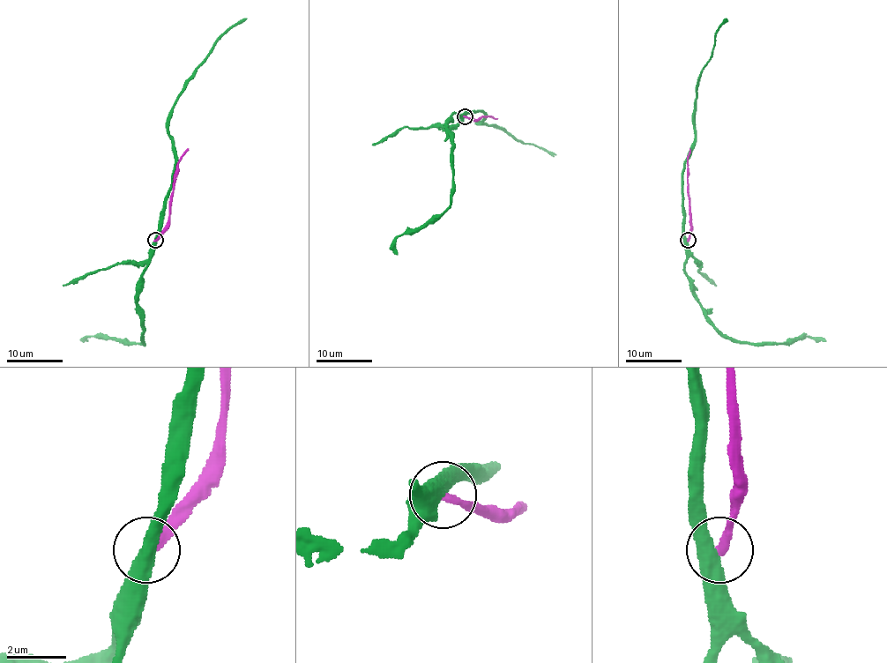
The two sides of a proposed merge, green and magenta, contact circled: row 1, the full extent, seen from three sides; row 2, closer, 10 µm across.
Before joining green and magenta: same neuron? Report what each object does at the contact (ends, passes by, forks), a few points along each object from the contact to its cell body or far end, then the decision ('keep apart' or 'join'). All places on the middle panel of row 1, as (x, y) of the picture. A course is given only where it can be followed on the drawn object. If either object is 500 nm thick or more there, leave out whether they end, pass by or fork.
green passes by | magenta ends | green via (464, 115), (480, 112), (484, 119), (478, 122), (495, 126), (522, 143), (534, 144), (555, 155) | magenta via (464, 115), (498, 119) | keep apart

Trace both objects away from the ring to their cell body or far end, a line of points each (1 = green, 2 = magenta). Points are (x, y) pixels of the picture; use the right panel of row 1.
1: (687, 240), (684, 235), (684, 166), (694, 140), (697, 80), (711, 56), (715, 33), (726, 18)
2: (687, 240), (690, 223), (687, 157), (690, 149)

